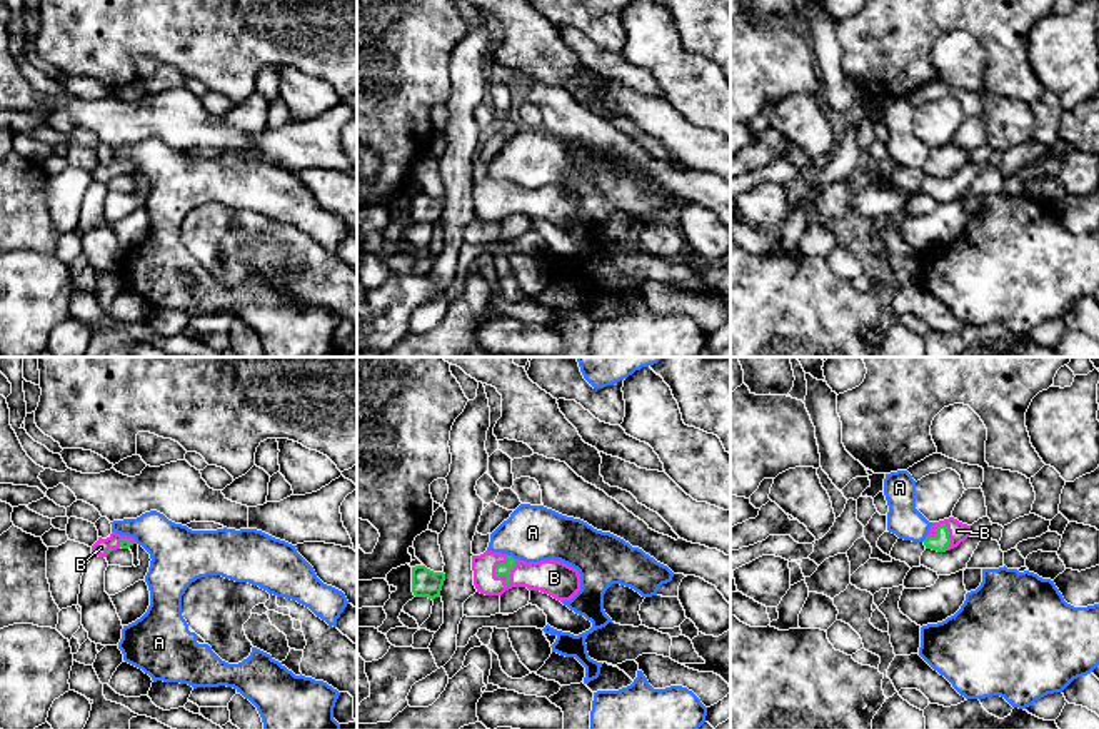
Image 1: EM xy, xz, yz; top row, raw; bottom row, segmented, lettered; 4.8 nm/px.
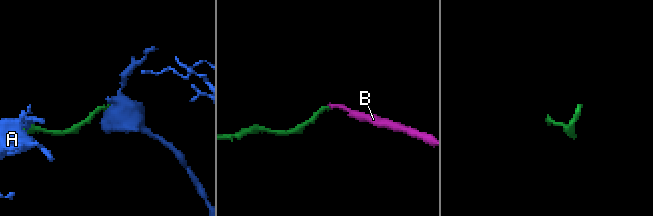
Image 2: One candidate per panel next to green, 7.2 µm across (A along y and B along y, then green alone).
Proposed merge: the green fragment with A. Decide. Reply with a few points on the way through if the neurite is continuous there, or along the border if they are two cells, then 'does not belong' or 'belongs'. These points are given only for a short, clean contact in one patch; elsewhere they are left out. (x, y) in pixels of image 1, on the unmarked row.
border xz (507, 180), (514, 186); does not belong

